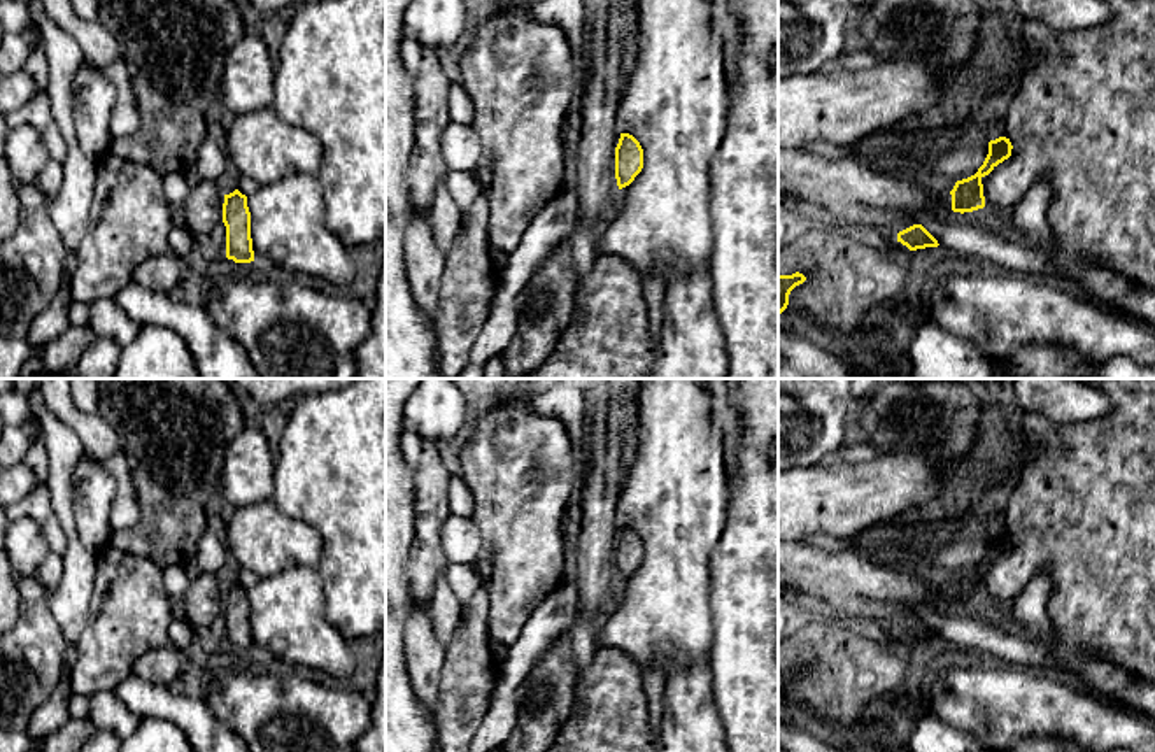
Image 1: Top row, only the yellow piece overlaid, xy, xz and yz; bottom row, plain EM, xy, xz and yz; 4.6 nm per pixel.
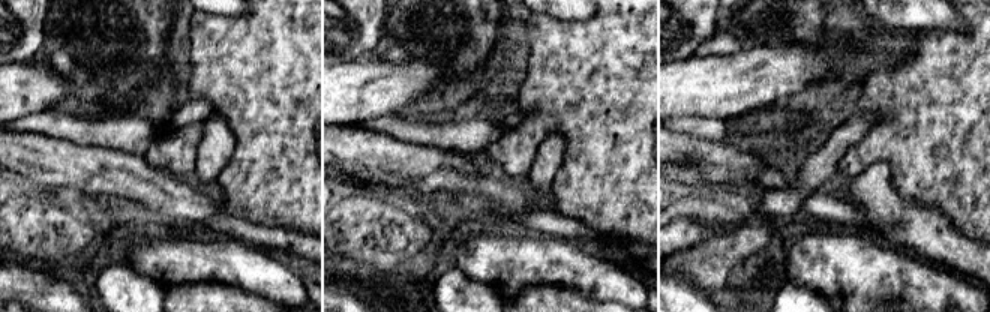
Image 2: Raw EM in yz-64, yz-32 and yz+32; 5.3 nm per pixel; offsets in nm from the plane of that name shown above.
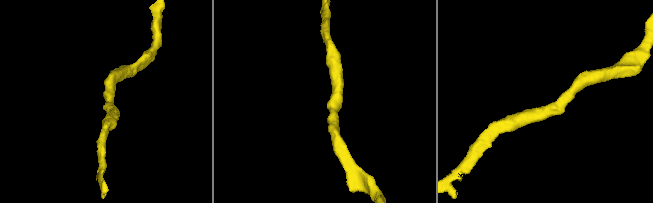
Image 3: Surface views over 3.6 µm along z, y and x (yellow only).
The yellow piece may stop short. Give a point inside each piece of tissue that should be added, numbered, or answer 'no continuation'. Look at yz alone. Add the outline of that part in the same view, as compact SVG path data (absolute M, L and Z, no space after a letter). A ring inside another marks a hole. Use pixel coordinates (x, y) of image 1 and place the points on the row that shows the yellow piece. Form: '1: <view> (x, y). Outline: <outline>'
no continuation

